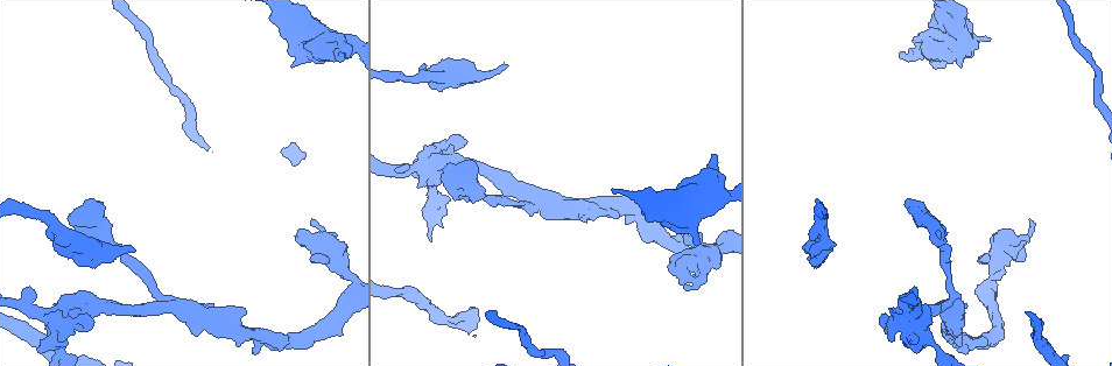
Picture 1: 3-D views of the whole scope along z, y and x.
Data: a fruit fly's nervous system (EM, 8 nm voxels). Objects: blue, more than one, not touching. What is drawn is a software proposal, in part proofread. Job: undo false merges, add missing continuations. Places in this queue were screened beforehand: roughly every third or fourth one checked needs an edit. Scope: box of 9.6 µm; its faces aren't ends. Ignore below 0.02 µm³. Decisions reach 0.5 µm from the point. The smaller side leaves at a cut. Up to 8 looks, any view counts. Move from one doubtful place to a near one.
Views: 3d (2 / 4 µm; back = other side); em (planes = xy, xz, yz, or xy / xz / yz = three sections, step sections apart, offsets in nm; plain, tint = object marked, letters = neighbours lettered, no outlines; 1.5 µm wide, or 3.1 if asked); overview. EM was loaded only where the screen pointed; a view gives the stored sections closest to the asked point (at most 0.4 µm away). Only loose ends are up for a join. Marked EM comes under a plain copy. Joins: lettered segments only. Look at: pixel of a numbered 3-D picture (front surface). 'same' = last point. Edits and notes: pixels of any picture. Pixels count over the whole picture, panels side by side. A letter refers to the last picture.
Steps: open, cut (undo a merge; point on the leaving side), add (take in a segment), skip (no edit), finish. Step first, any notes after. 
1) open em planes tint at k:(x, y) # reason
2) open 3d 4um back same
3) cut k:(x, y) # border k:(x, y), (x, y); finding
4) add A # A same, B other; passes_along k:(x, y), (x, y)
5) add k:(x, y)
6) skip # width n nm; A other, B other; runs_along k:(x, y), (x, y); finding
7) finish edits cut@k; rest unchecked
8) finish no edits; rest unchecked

open em xz step 8 letters at 1:(900, 53) # stops while still wide

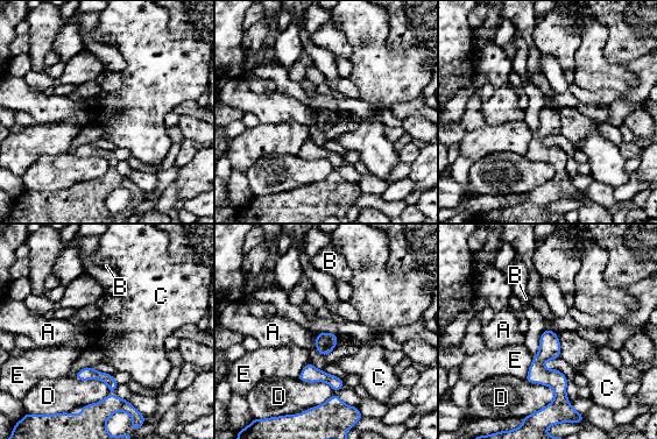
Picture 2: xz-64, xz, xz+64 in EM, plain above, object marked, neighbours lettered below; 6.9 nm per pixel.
open em planes letters same

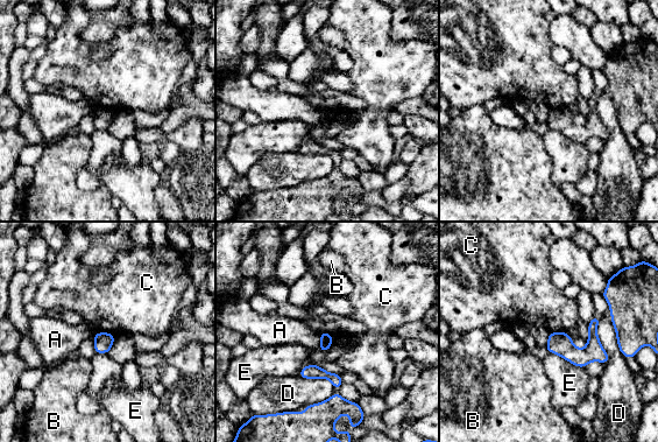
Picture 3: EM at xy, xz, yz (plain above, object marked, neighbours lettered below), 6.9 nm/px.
skip # A other, B other, C other, D other, E other; none of them fits

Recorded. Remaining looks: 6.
open 3d 4um back at 1:(292, 66) # an open end

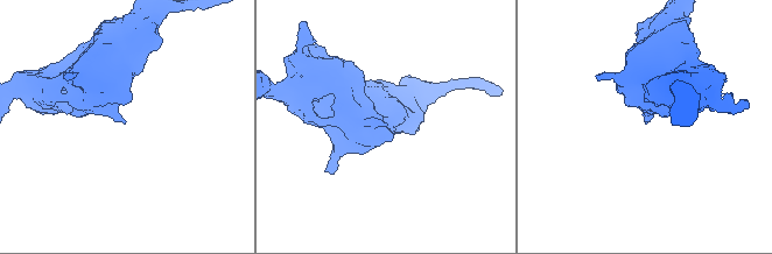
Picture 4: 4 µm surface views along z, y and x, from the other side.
open em planes letters at 4:(123, 122) # need the tissue

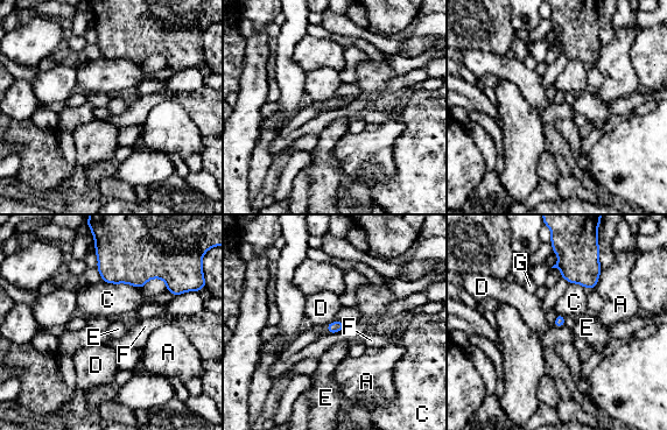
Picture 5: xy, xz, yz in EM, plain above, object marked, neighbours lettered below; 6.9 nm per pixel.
skip # A other, C other, D other, E other, F other, G other; border 5:(332, 321), (328, 324); none of them fits

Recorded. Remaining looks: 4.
open 3d 2um at 1:(460, 148) # free end

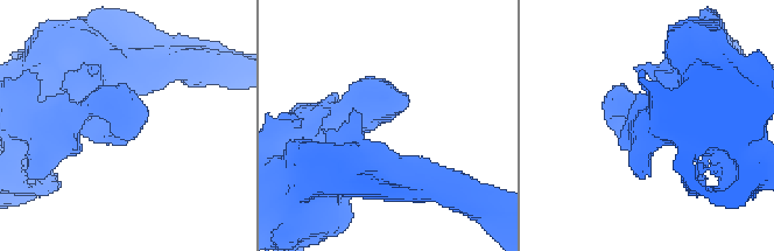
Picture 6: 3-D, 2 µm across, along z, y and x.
open em xz step 8 letters at 6:(389, 113)

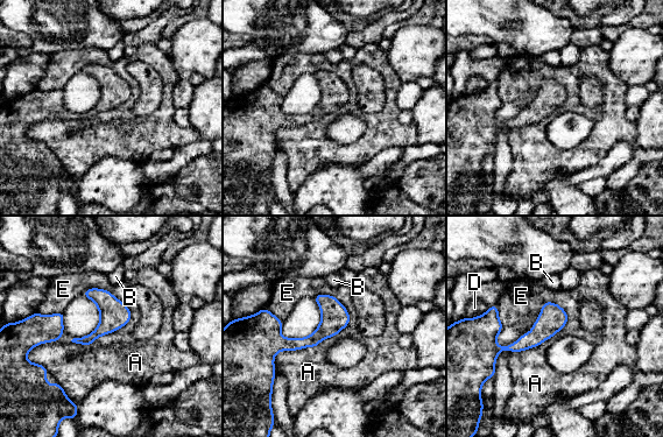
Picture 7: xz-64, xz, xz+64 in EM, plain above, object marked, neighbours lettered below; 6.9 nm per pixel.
open em yz step 4 letters same

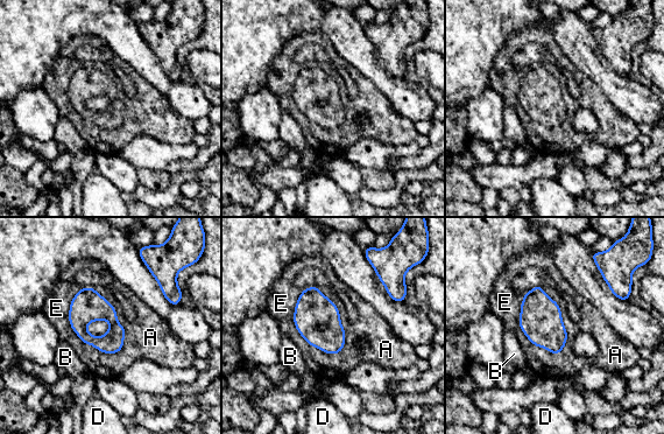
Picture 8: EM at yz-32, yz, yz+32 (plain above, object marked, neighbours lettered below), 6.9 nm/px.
skip # width 160 nm; A other, B other, D other, E other; border 8:(124, 347), (113, 354); no lettered segment goes on from it

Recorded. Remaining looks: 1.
finish no edits; rest unchecked

